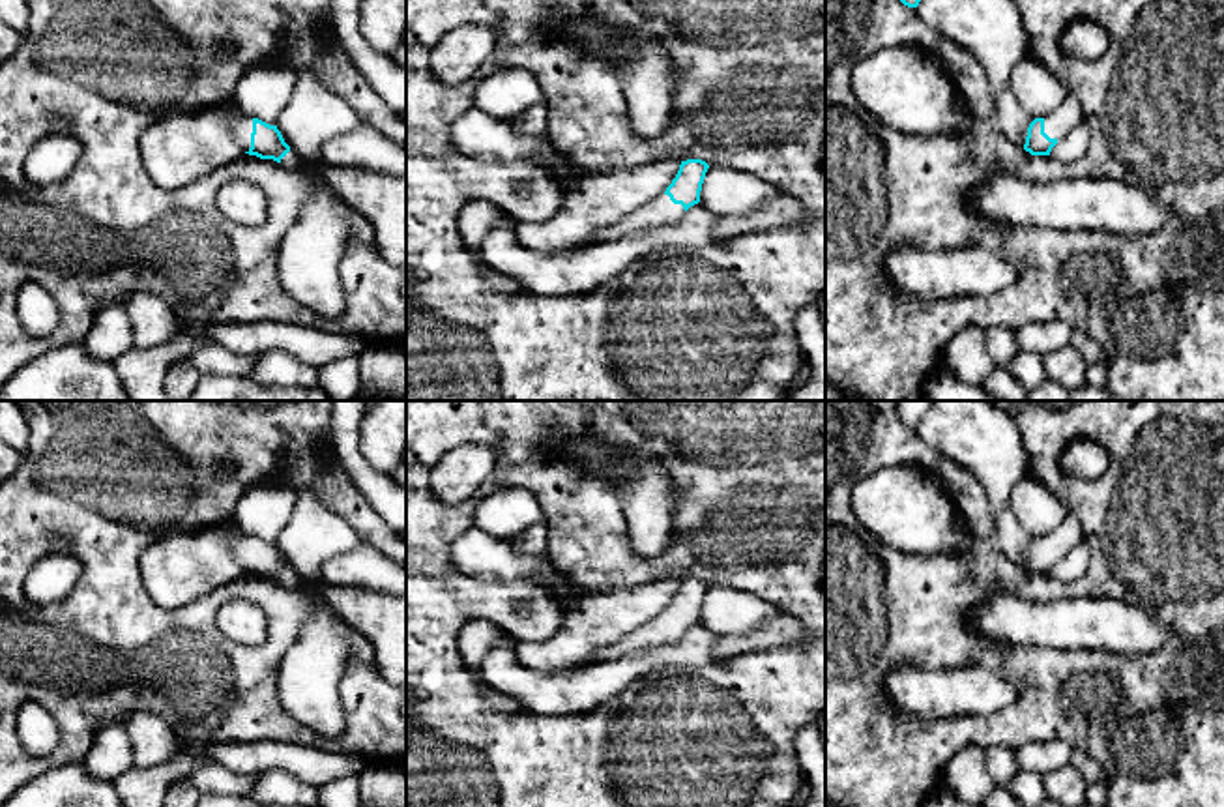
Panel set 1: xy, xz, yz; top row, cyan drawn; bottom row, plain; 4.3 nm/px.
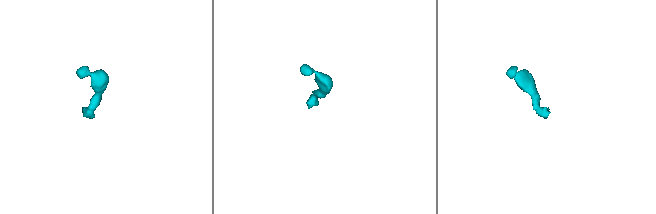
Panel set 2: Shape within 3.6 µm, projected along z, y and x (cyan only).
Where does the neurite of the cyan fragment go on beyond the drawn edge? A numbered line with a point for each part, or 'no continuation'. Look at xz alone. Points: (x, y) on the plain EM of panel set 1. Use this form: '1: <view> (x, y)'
1: xz (661, 631)

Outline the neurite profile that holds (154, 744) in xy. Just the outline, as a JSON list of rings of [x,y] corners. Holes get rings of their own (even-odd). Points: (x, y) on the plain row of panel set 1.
[[[138,712],[125,721],[125,726],[135,751],[133,766],[163,766],[176,756],[178,740],[159,715]]]

